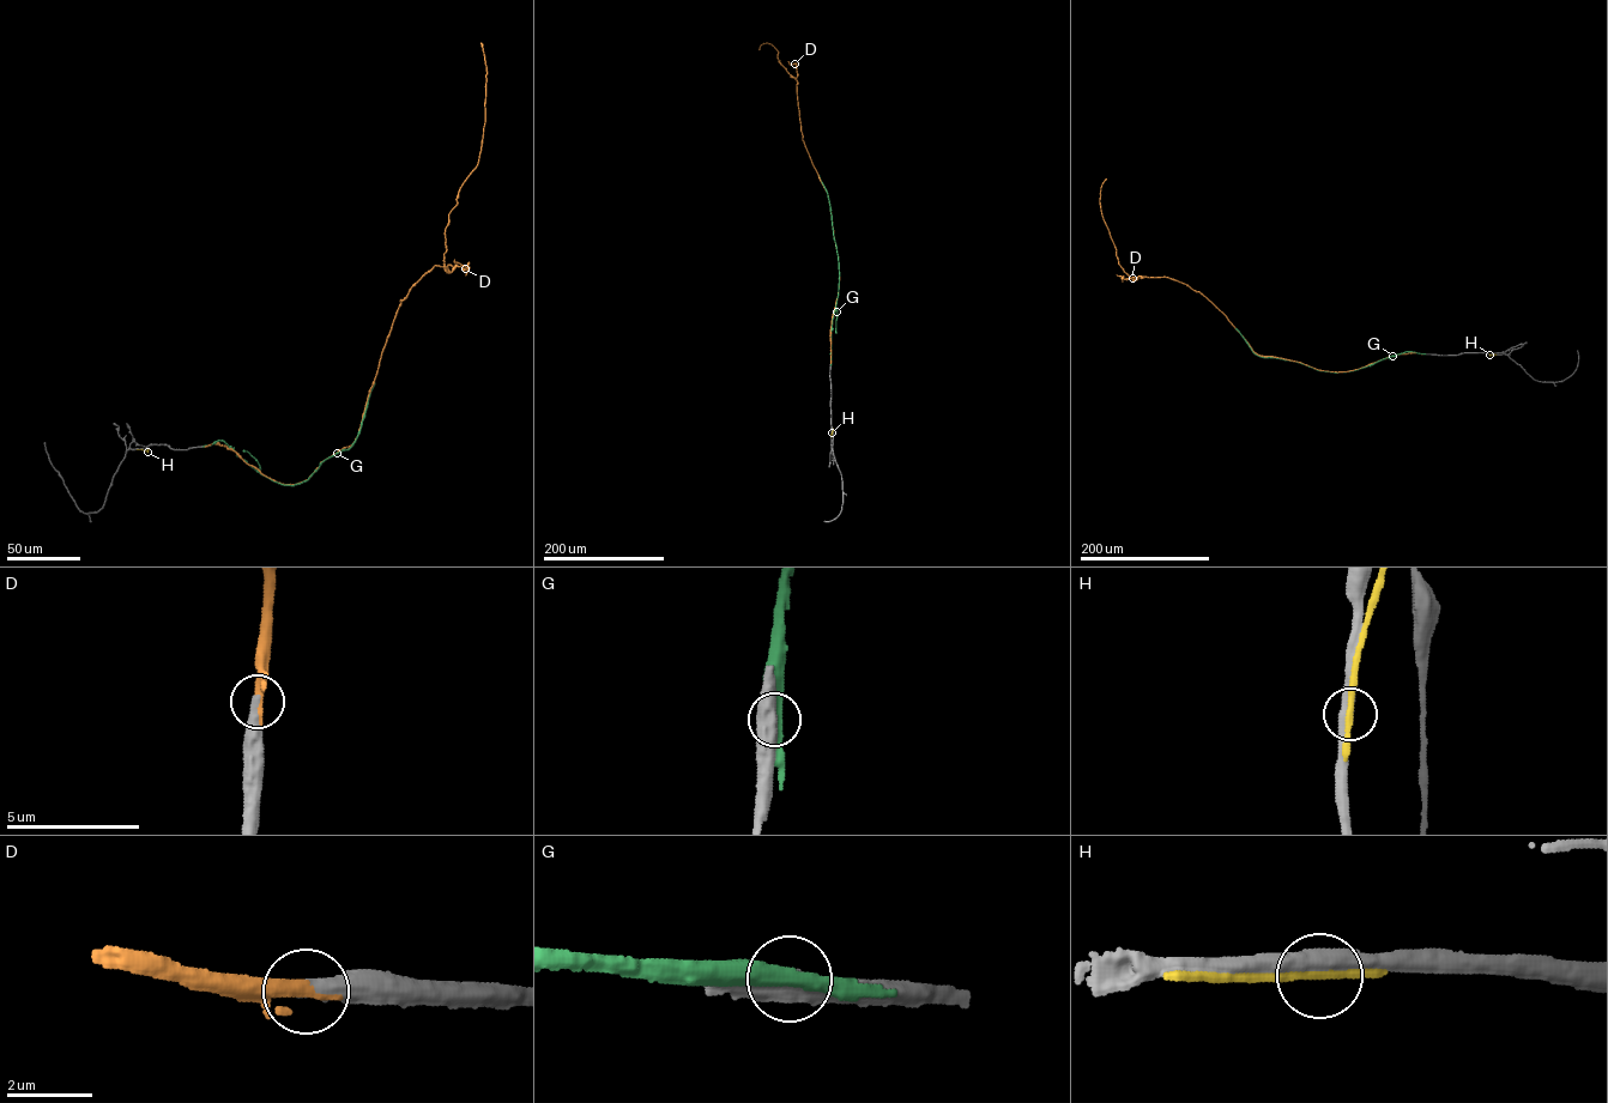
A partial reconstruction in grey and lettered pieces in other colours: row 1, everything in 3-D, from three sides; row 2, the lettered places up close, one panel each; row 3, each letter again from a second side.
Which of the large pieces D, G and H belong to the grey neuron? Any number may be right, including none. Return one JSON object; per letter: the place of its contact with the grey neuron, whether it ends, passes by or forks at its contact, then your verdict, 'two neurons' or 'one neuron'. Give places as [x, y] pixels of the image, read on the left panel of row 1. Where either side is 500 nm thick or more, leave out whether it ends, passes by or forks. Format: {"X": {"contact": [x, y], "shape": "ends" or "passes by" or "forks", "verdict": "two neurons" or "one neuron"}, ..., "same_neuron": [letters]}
{"D": {"contact": [205, 446], "shape": "passes by", "verdict": "one neuron"}, "G": {"contact": [204, 446], "verdict": "two neurons"}, "H": {"contact": [138, 449], "shape": "passes by", "verdict": "two neurons"}, "same_neuron": ["D"]}

